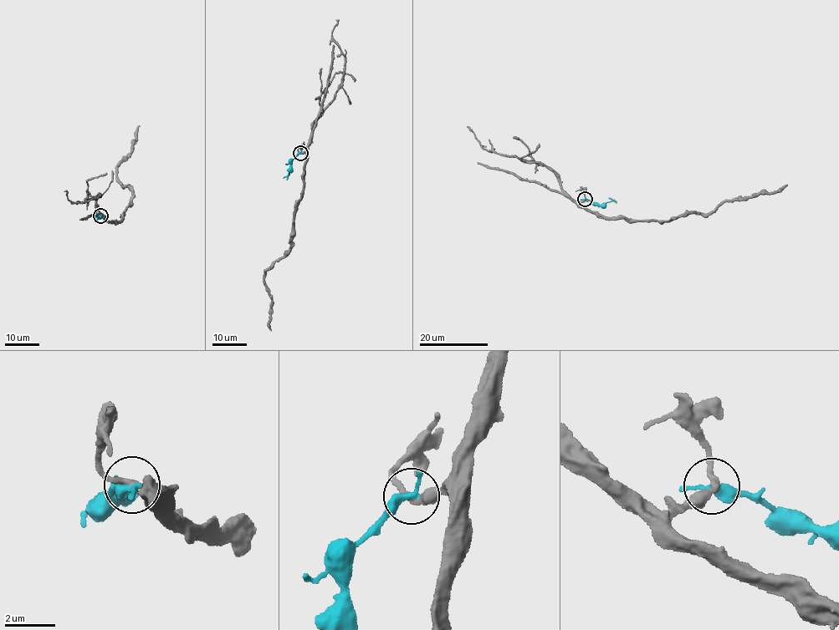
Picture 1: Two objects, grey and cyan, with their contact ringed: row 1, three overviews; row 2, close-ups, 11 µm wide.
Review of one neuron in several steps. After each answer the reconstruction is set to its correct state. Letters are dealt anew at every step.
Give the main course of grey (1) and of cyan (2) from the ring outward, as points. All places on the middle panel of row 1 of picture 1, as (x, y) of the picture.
1: (300, 153), (305, 154), (303, 195), (297, 206), (291, 246), (263, 275), (271, 300), (268, 324), (271, 330)
2: (300, 153), (292, 160), (289, 175), (283, 178)

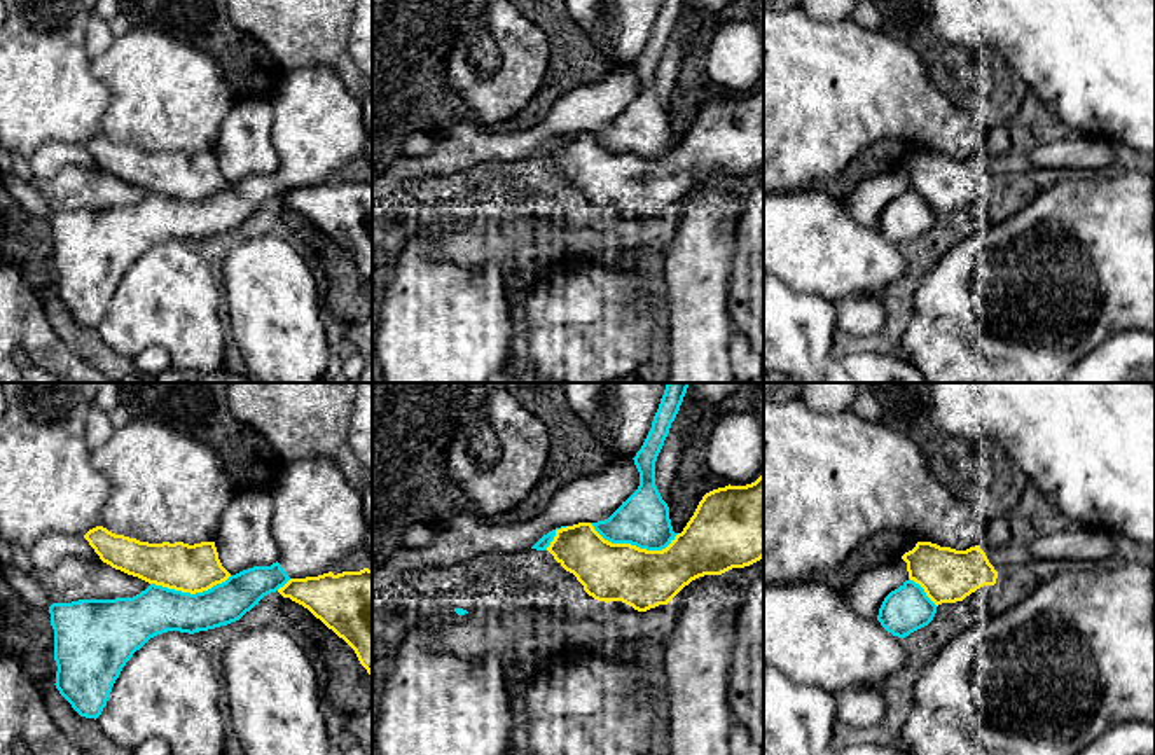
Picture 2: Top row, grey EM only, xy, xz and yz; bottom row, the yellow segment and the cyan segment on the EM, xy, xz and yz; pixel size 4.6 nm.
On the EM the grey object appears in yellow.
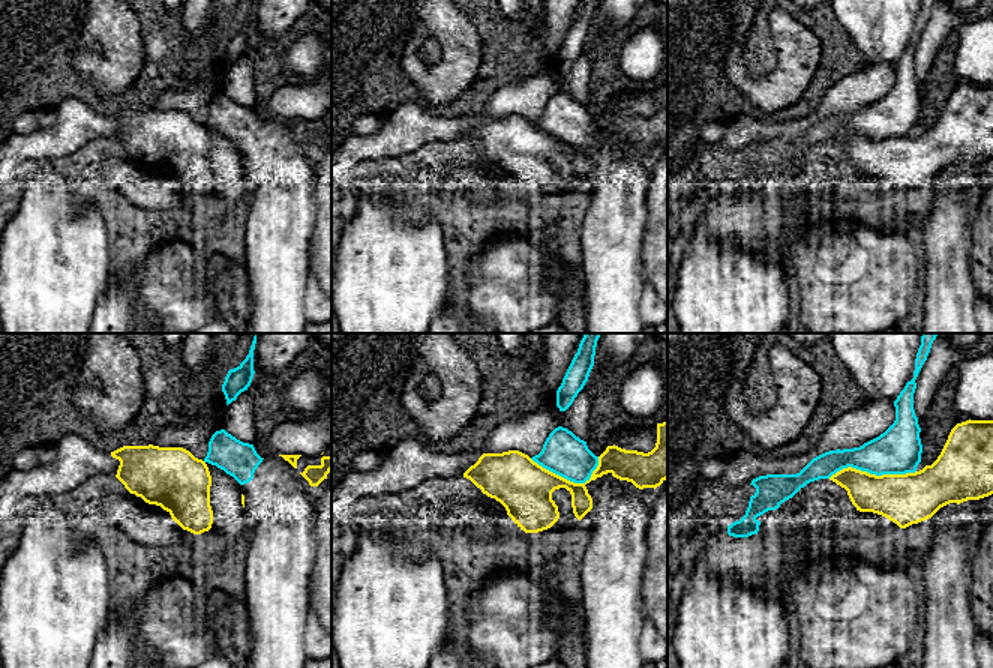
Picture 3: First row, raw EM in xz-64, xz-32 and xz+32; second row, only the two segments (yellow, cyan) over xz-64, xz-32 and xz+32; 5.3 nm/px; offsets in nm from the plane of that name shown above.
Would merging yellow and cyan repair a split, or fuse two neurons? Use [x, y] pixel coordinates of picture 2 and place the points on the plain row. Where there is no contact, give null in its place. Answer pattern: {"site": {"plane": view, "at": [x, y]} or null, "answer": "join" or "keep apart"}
{"site": {"plane": "xz", "at": [635, 154]}, "answer": "keep apart"}

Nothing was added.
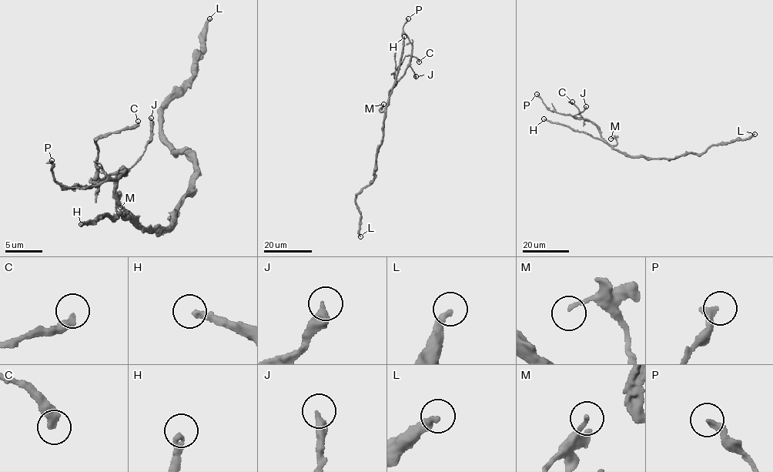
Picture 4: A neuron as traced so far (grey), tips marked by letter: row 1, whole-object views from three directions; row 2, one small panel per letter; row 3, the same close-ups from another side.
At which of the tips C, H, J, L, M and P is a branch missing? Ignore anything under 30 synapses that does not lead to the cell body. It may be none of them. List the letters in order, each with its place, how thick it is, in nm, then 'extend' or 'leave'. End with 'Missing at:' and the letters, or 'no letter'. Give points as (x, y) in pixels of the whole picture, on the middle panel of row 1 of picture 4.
C: at (419, 61); 340 nm thick; leave
H: at (404, 36); 240 nm thick; extend
J: at (416, 76); 400 nm thick; leave
L: at (360, 236); 280 nm thick; leave
M: at (383, 104); 150 nm thick; leave
P: at (408, 18); 300 nm thick; leave
Missing at: H

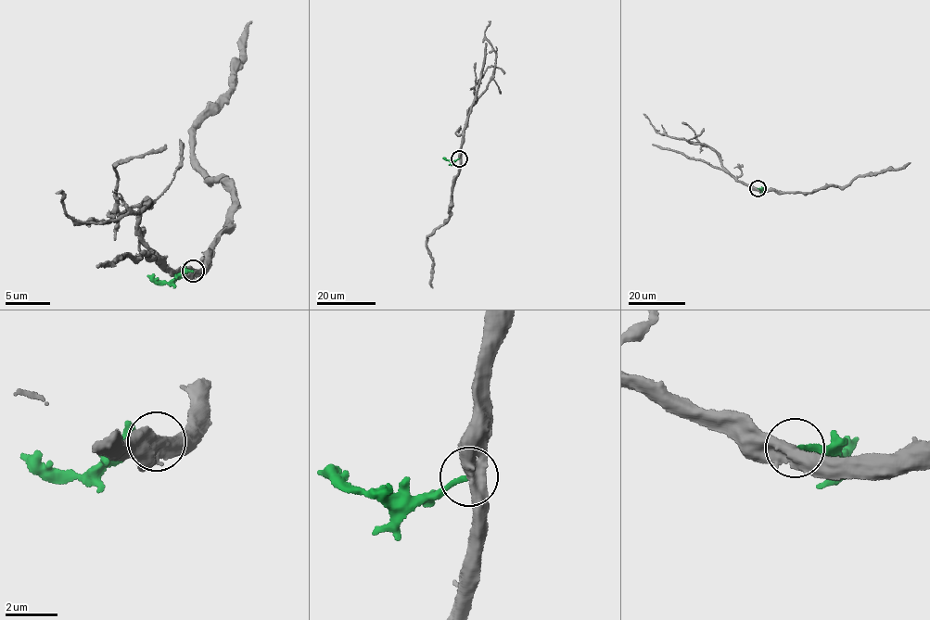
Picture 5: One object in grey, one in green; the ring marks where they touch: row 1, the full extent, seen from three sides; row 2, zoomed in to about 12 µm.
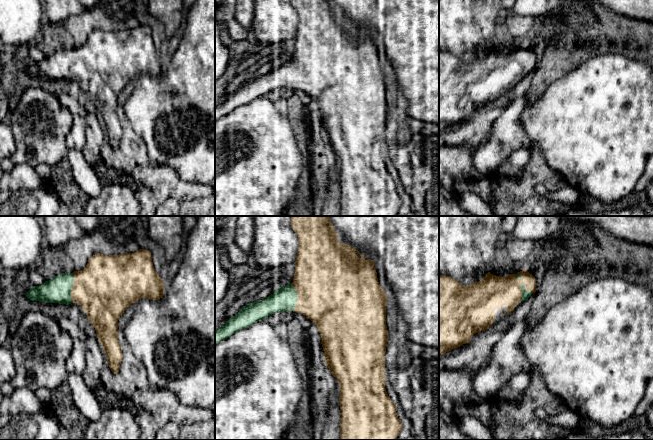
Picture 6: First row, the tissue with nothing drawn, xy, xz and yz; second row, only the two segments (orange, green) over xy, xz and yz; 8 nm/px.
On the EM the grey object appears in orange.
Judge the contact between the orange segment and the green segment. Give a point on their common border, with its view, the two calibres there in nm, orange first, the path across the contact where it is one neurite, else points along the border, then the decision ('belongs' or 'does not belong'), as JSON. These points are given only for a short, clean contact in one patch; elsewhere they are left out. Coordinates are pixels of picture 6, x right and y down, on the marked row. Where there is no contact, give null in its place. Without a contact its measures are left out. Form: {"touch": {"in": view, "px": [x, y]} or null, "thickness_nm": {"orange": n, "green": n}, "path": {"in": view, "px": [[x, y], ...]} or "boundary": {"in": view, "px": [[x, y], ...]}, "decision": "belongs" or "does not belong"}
{"touch": {"in": "yz", "px": [521, 292]}, "thickness_nm": {"orange": 260, "green": 70}, "path": {"in": "yz", "px": [[492, 292], [521, 292], [526, 294]]}, "decision": "belongs"}

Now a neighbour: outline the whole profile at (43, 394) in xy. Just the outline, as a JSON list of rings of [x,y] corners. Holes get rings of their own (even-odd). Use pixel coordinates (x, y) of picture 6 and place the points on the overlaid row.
[[[41,387],[41,388],[37,389],[34,393],[37,396],[37,398],[39,399],[39,401],[44,406],[48,405],[48,403],[51,400],[52,391],[50,391],[49,389],[45,388],[45,387]]]

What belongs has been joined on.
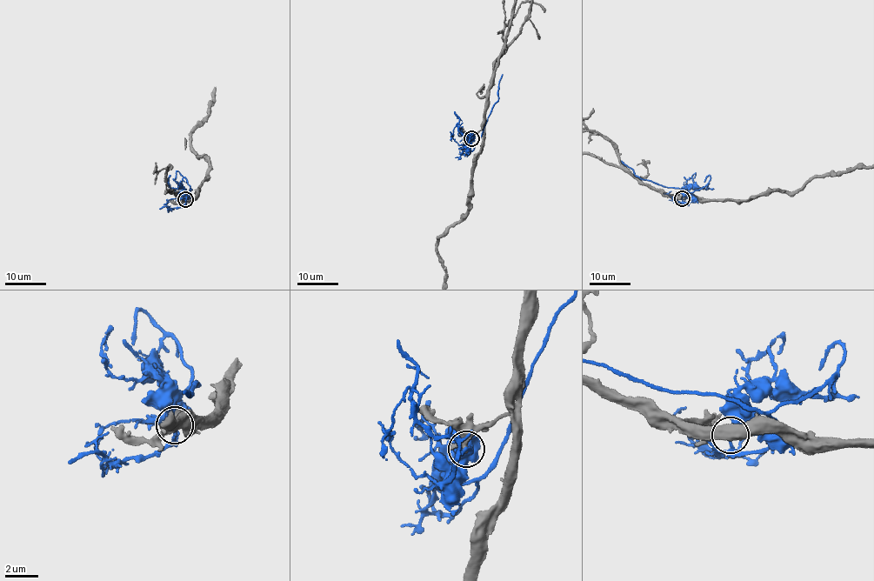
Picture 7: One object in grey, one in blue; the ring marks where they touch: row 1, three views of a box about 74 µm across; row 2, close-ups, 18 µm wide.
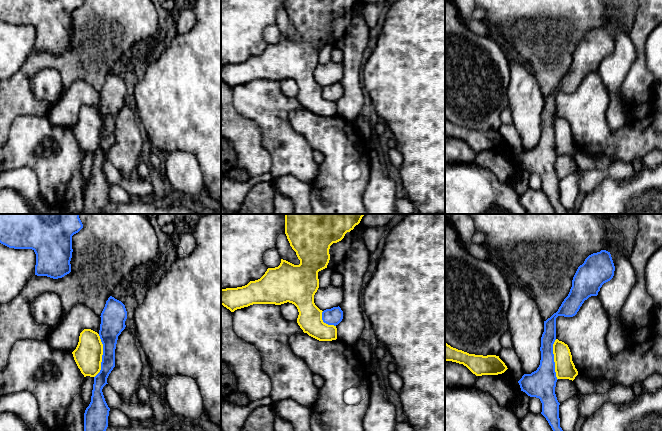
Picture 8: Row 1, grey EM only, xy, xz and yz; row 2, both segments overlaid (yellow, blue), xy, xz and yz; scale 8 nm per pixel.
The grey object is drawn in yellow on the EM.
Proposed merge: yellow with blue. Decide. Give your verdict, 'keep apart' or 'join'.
keep apart

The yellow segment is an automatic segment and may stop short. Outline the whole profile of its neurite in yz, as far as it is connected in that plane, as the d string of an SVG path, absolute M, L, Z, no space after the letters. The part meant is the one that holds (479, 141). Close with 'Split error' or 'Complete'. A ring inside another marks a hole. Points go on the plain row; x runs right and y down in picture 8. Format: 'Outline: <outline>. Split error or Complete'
Outline: M445 119L445 137L452 137L466 142L476 152L498 151L508 144L496 131L475 131L451 123Z. Complete

